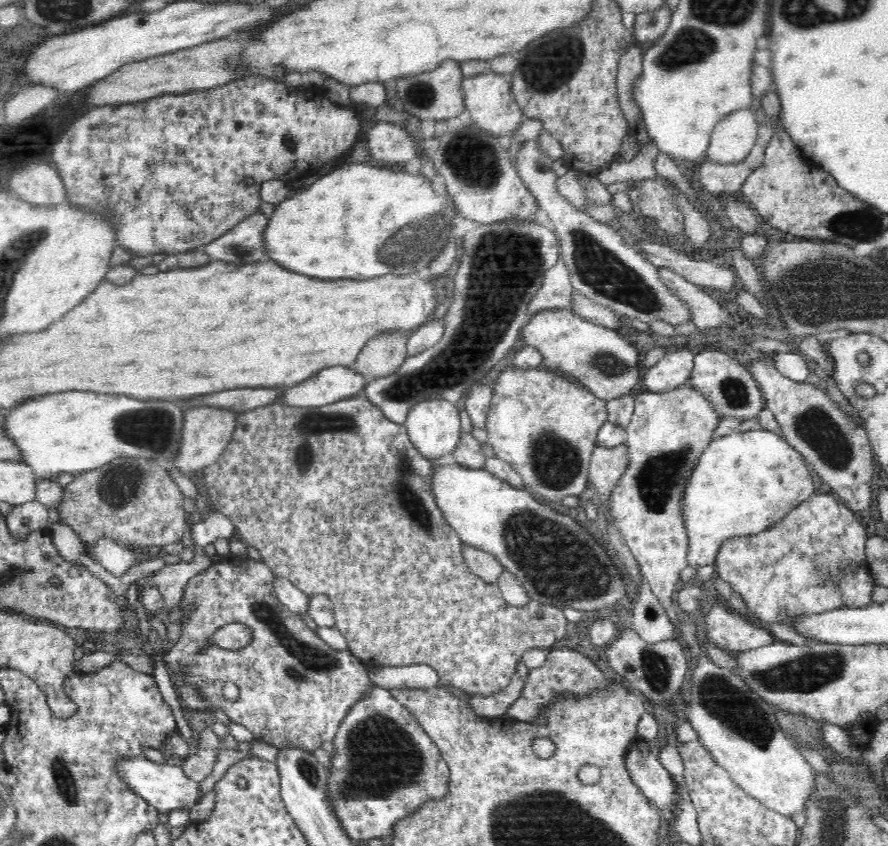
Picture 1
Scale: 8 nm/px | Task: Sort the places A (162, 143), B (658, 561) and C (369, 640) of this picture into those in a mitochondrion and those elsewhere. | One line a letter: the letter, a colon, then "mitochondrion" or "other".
A: other
B: other
C: other

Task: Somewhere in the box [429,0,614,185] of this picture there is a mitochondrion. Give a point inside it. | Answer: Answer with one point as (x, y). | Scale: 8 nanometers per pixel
(547, 66)

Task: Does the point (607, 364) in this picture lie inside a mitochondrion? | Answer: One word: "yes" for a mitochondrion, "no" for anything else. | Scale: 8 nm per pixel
yes

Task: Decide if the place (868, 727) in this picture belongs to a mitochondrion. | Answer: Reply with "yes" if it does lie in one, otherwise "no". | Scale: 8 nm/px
no

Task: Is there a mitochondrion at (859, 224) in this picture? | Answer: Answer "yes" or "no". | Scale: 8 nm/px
yes

